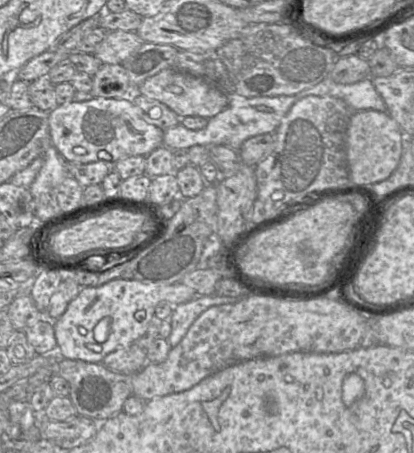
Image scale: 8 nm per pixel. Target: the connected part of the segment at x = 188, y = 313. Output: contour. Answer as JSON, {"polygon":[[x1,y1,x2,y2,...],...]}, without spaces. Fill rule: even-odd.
{"polygon":[[215,293,205,296,195,296,191,300,175,307,171,317,171,333,166,339,175,347,187,333,198,316,212,306,230,304,240,297,219,296]]}

